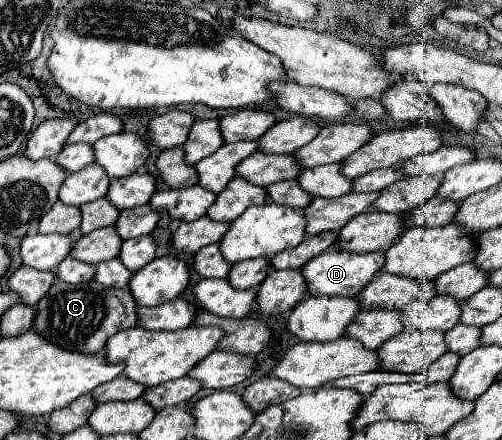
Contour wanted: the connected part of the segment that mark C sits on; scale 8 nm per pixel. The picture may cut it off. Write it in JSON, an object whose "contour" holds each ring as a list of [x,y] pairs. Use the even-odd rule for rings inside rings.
{"contour":[[[55,281],[45,297],[35,307],[33,329],[51,341],[53,345],[85,355],[97,355],[103,351],[107,339],[119,331],[137,325],[135,301],[129,297],[129,289],[113,289],[103,287],[97,281],[87,281],[79,285],[69,285],[63,281]]]}

